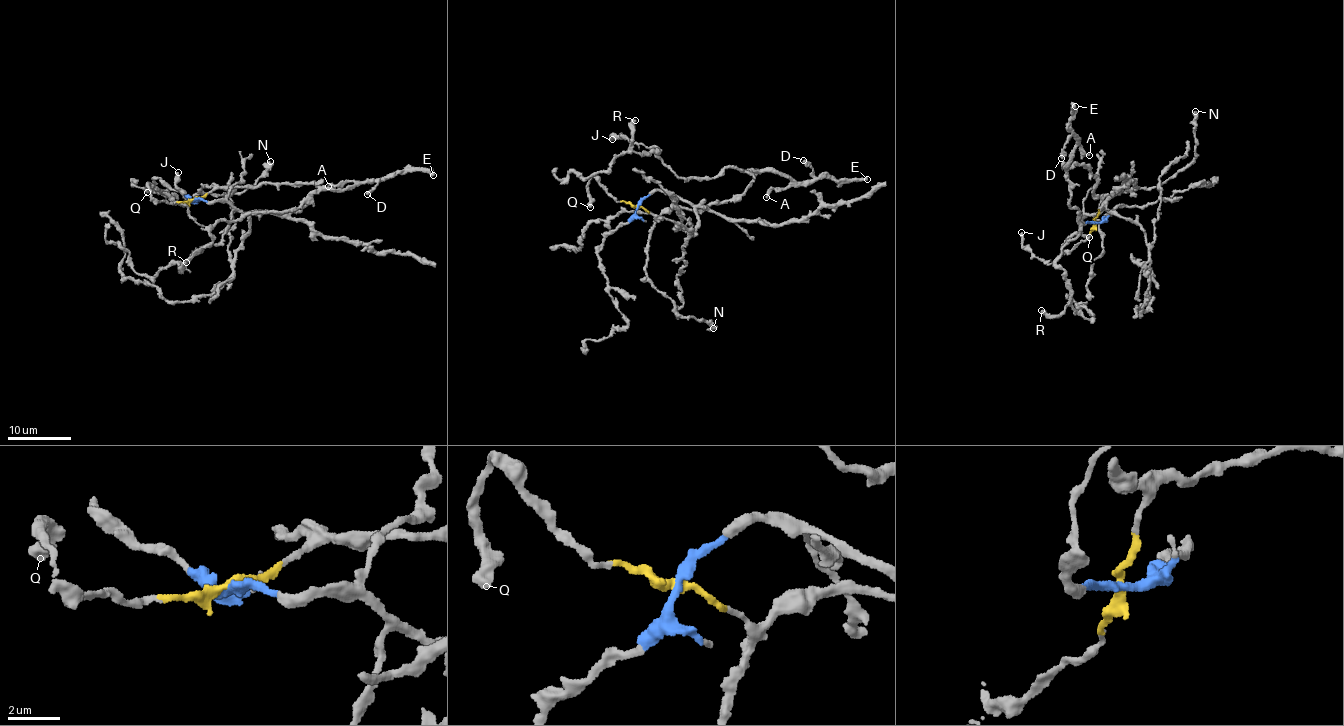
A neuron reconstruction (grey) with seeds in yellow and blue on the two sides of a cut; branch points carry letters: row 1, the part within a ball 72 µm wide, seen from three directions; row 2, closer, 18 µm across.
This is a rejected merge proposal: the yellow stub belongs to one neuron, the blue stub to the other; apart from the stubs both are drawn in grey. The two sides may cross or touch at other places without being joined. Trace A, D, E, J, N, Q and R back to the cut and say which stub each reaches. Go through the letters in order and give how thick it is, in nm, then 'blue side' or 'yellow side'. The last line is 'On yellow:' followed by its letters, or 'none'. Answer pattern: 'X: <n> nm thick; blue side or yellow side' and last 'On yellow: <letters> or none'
A: 320 nm thick; yellow side
D: 440 nm thick; yellow side
E: 480 nm thick; yellow side
J: 360 nm thick; yellow side
N: 420 nm thick; yellow side
Q: 440 nm thick; yellow side
R: 400 nm thick; yellow side
On yellow: A, D, E, J, N, Q, R

